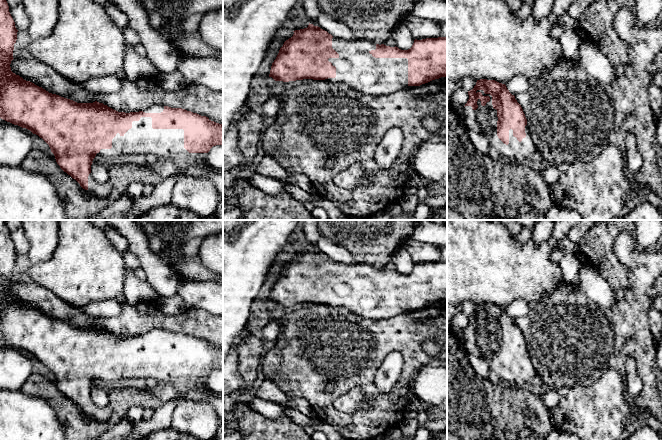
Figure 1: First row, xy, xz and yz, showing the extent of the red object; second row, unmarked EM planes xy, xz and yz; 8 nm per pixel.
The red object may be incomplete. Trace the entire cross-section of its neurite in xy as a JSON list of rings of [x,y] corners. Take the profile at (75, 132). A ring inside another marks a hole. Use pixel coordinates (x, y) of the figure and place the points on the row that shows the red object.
[[[0,0],[0,118],[30,130],[42,138],[50,147],[60,168],[75,179],[80,186],[90,194],[106,197],[111,191],[110,184],[99,184],[94,181],[91,173],[92,161],[107,166],[129,162],[132,155],[155,157],[157,165],[165,169],[186,167],[199,158],[206,158],[213,146],[223,145],[223,124],[211,121],[206,116],[187,111],[182,108],[171,108],[163,105],[153,105],[139,112],[118,112],[103,103],[77,103],[73,100],[49,93],[42,87],[24,80],[11,71],[14,44],[18,30],[9,12],[6,0]]]

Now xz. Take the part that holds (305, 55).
[[[310,23],[307,28],[293,32],[272,63],[269,77],[275,81],[326,80],[344,84],[363,94],[383,96],[447,77],[447,36],[415,39],[410,49],[401,50],[366,39],[333,37]]]

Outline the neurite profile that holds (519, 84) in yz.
[[[516,76],[506,84],[506,87],[509,92],[515,96],[516,94],[526,92],[528,89],[528,84],[528,79],[524,76]]]

